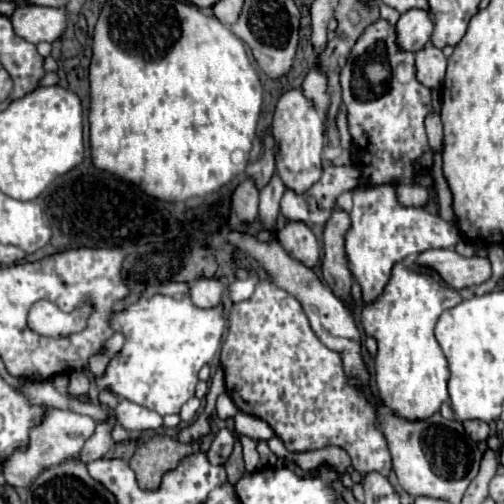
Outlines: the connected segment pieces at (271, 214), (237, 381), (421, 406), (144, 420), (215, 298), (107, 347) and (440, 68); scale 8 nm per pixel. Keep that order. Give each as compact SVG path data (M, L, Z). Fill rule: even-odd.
M274 175L272 181L260 191L258 219L260 219L264 229L274 229L276 227L278 215L280 215L280 199L282 199L284 191L286 191L286 187L284 187L284 183L278 175Z
M260 281L250 299L234 303L230 311L230 329L222 345L220 367L224 371L226 393L242 413L260 417L282 439L288 451L314 451L326 445L338 445L352 457L352 467L362 475L378 471L388 475L392 469L386 439L376 421L376 409L366 399L364 389L356 389L342 365L340 353L328 349L312 331L298 299L270 281Z
M396 263L390 275L388 285L380 293L380 297L372 303L368 303L362 309L362 327L364 333L374 337L378 343L376 363L374 363L374 377L376 377L376 389L380 395L380 401L392 409L398 417L404 417L408 421L424 421L432 413L440 411L442 403L448 401L448 363L446 357L434 337L434 325L444 309L456 307L462 301L460 293L456 289L442 287L434 277L428 273L416 273L414 269L404 267L402 263Z
M122 399L114 409L118 423L130 431L154 431L162 427L162 415L128 399Z
M220 277L198 279L190 287L192 301L198 307L214 307L222 299L222 293L226 293L226 291L228 291L228 285Z
M114 333L104 345L104 353L108 357L113 358L116 356L123 347L125 338L121 333Z
M428 45L416 53L416 79L428 89L440 89L446 73L446 57Z

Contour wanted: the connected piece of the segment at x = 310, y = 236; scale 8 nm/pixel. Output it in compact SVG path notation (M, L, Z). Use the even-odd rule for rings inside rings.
M288 223L284 229L278 231L278 241L292 259L300 261L302 265L306 265L310 269L320 259L318 241L316 241L312 229L306 227L304 223Z

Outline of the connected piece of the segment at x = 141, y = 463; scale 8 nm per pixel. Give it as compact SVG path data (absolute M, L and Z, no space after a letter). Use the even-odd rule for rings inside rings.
M156 435L140 443L130 459L130 467L136 473L140 489L156 489L166 471L174 469L182 457L198 453L200 443L180 443L168 435Z

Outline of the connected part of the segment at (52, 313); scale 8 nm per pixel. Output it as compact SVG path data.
M36 301L28 311L28 327L44 337L68 337L72 333L80 333L86 327L76 311L64 313L58 305L48 301Z

